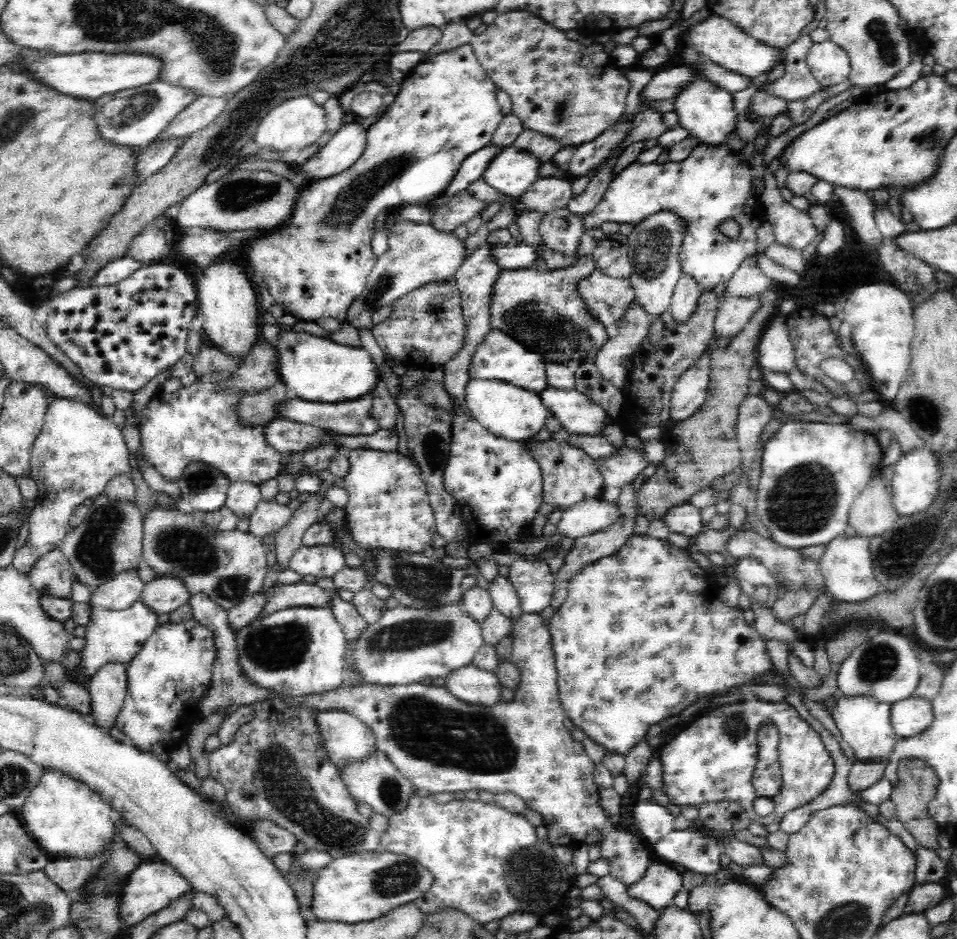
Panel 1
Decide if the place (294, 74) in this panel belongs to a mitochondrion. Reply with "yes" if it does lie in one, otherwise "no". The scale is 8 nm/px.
yes

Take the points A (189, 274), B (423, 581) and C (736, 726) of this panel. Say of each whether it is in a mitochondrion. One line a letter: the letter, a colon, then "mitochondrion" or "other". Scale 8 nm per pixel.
A: other
B: mitochondrion
C: mitochondrion

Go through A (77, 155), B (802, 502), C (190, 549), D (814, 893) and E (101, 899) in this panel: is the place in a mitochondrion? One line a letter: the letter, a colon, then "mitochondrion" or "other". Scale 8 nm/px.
A: other
B: mitochondrion
C: mitochondrion
D: mitochondrion
E: mitochondrion

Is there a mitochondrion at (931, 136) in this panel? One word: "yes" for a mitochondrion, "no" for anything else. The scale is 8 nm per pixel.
no

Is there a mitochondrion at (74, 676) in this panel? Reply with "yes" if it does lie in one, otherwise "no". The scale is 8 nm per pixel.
no

